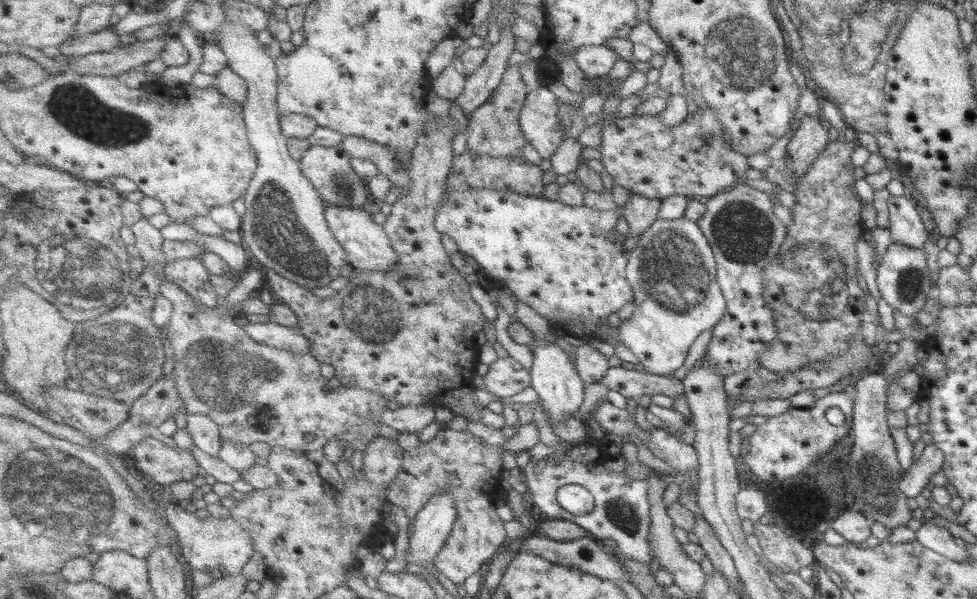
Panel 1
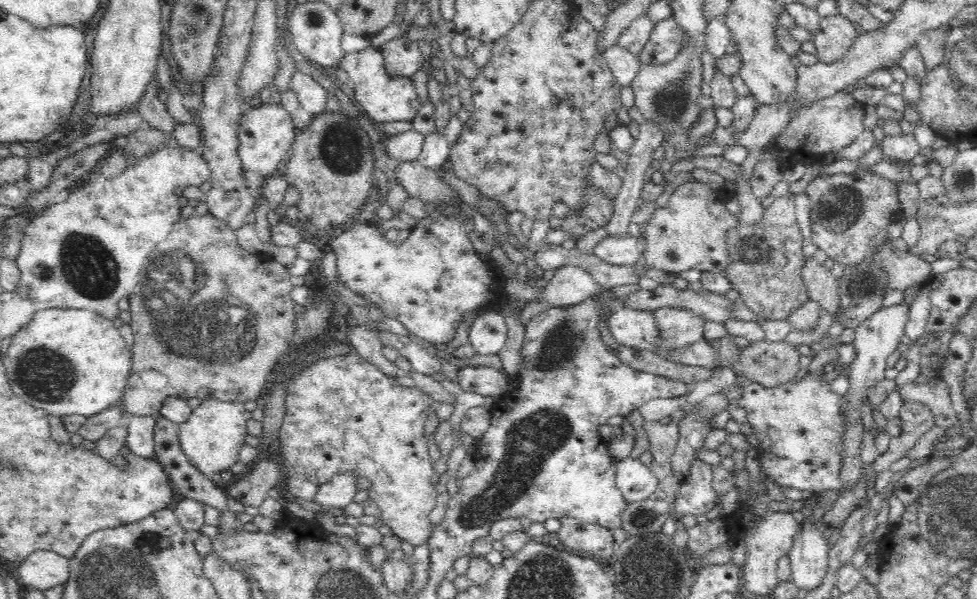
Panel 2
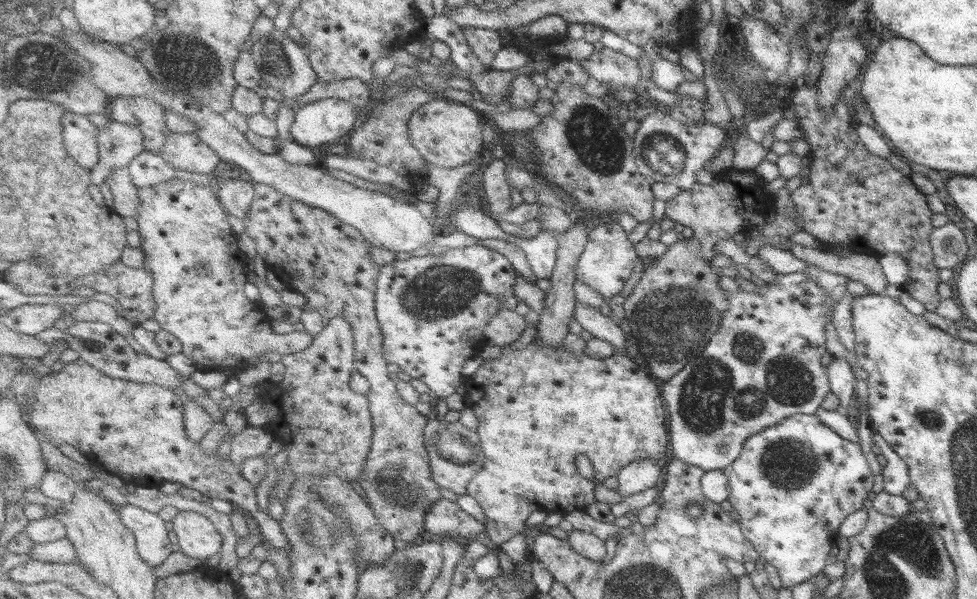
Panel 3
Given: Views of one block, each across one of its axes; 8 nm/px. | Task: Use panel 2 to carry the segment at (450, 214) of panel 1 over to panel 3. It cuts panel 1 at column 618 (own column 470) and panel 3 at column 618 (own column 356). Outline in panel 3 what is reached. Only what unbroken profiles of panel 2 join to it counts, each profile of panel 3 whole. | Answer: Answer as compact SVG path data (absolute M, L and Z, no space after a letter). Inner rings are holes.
M618 220L600 223L591 231L588 247L580 260L577 277L586 287L595 289L605 298L618 296L624 290L626 282L634 274L636 260L640 259L636 252L636 243L628 238L628 234Z

